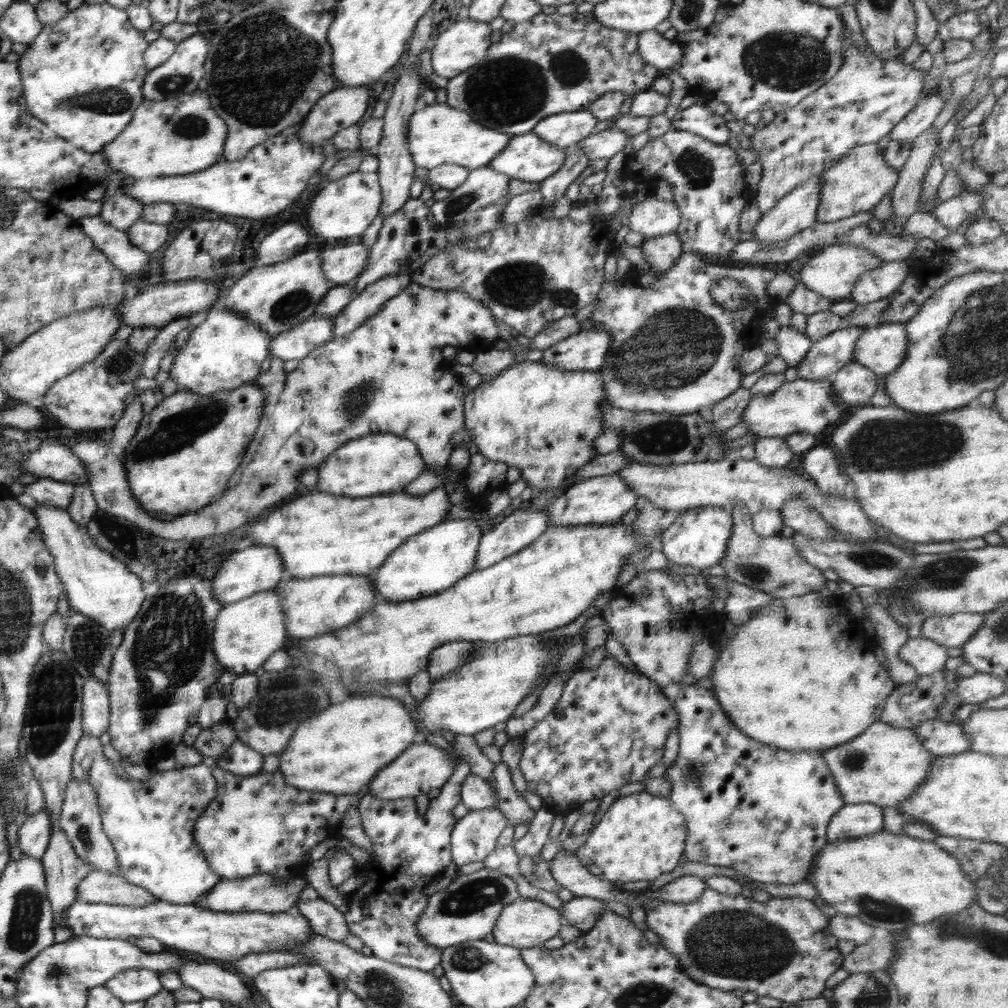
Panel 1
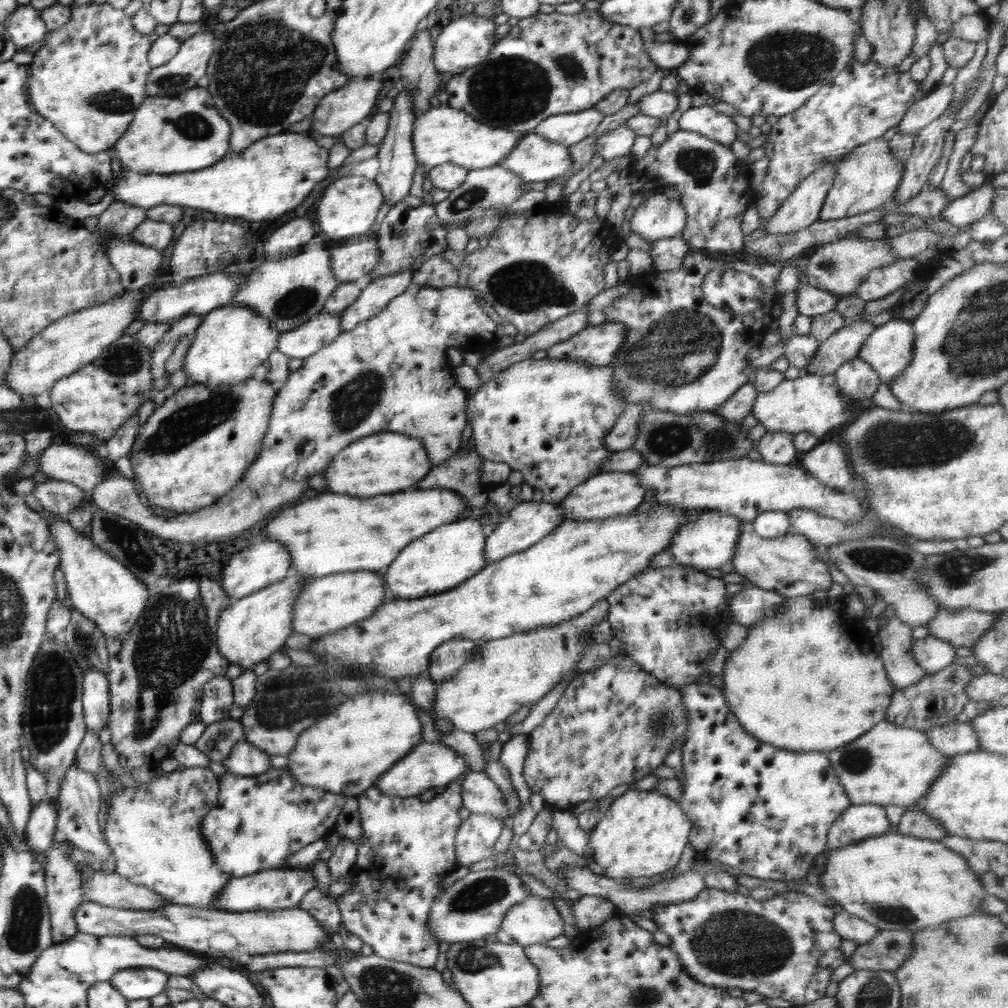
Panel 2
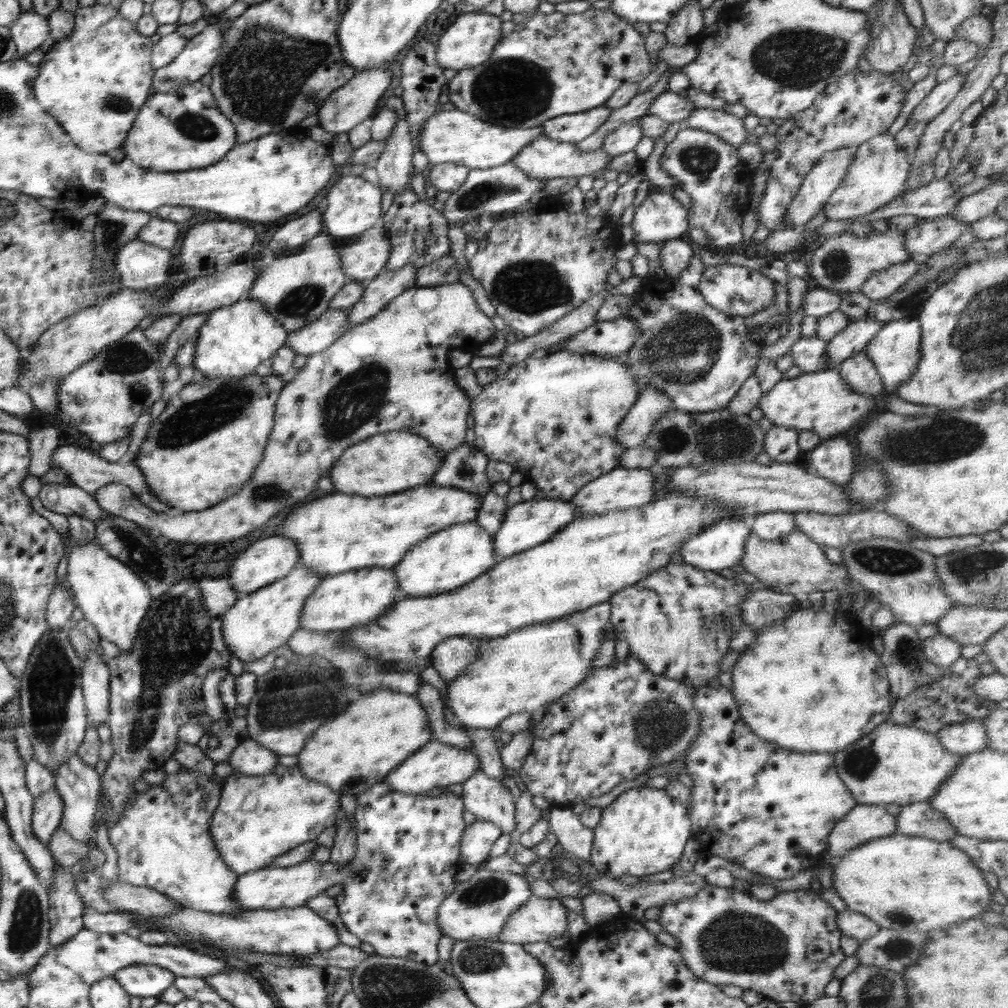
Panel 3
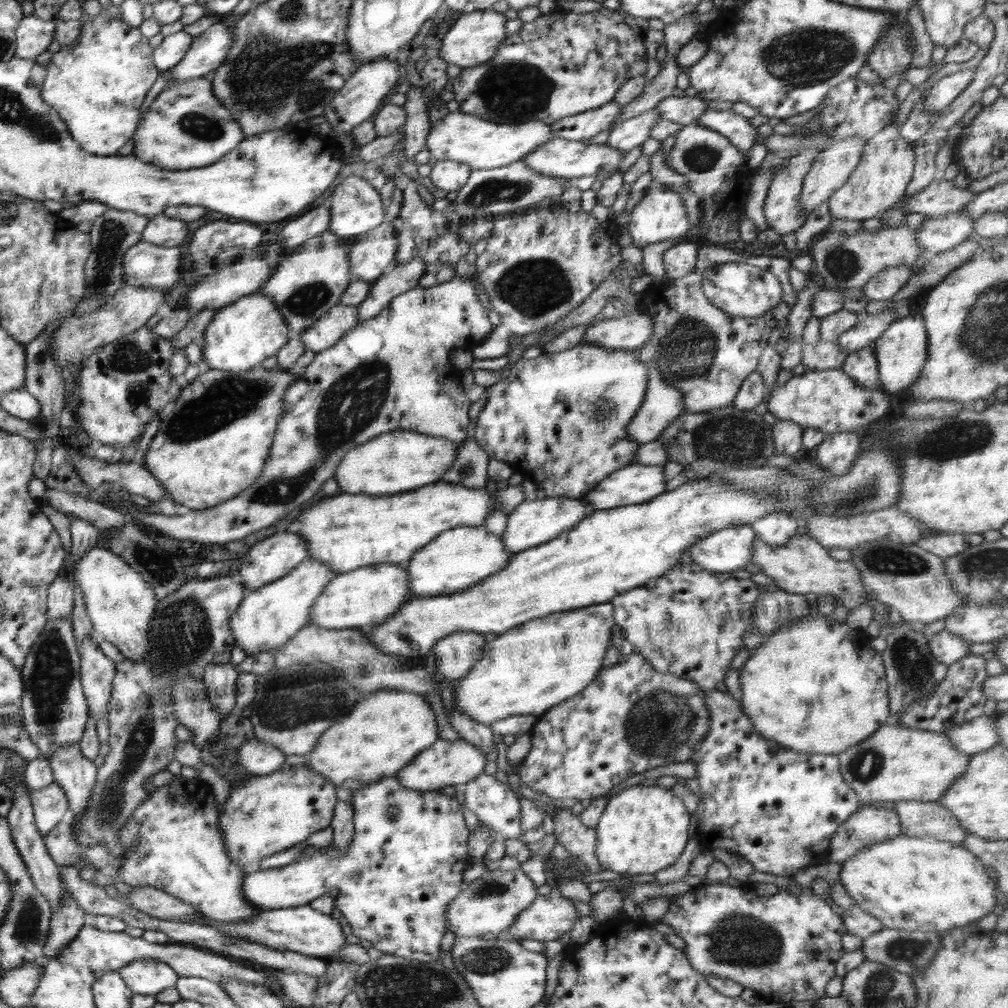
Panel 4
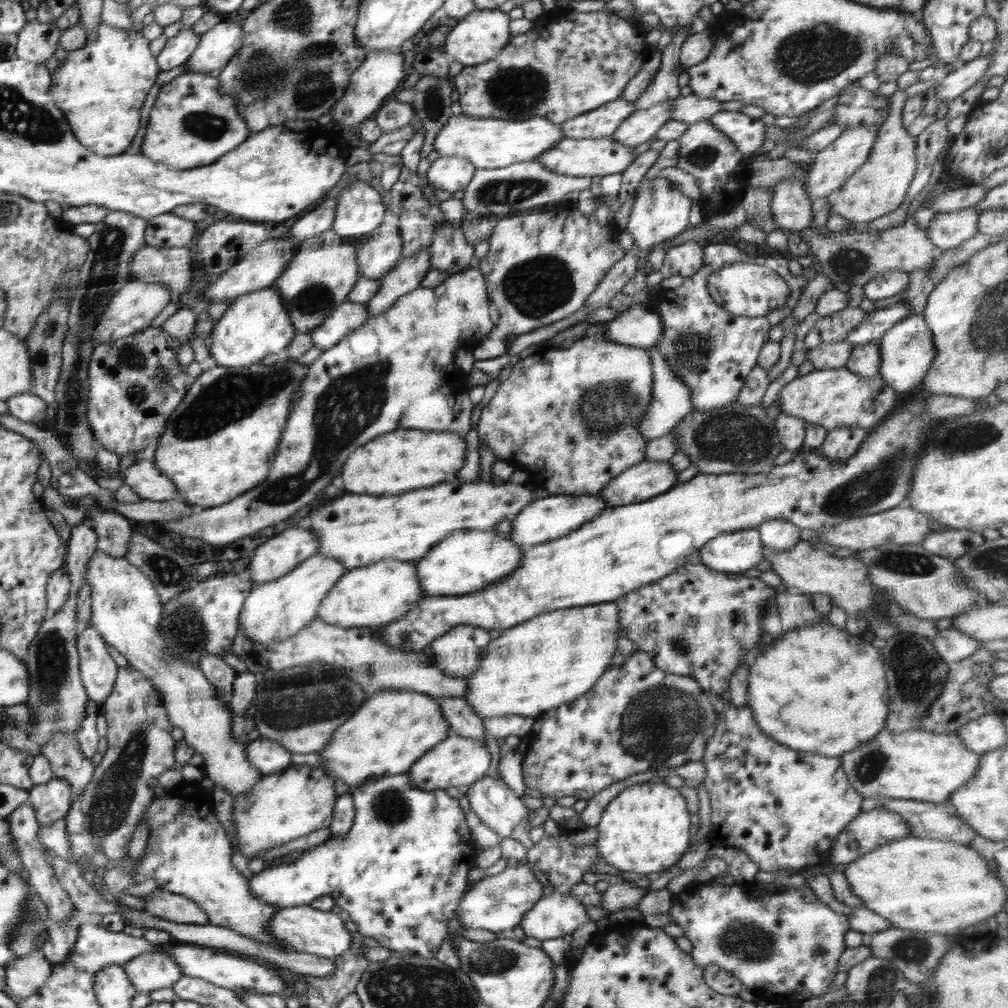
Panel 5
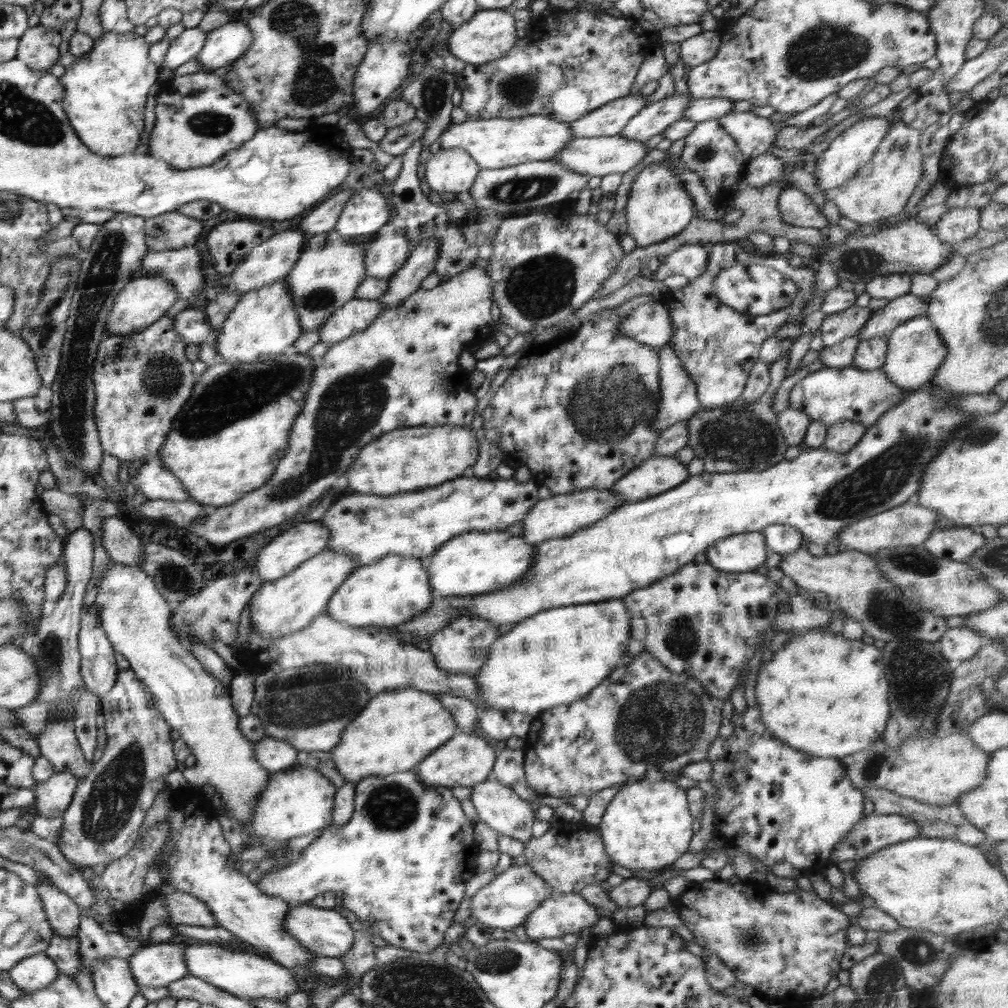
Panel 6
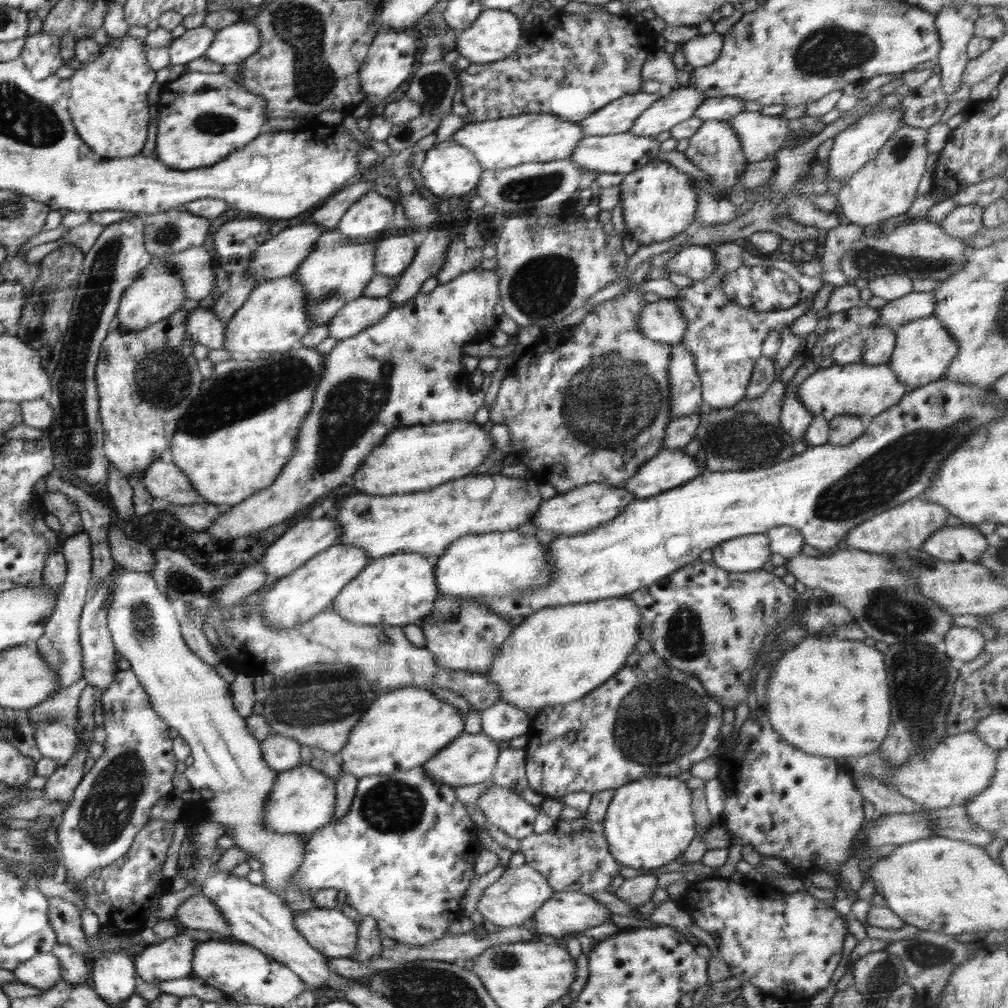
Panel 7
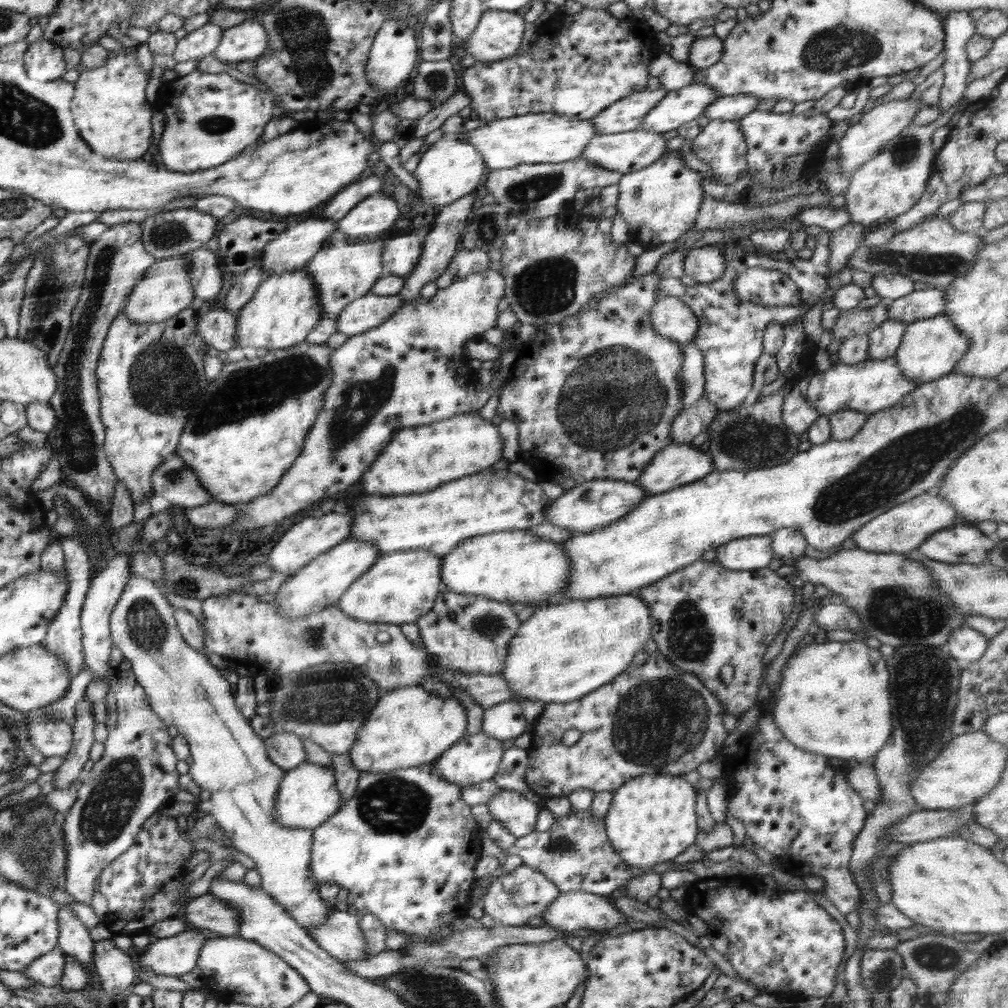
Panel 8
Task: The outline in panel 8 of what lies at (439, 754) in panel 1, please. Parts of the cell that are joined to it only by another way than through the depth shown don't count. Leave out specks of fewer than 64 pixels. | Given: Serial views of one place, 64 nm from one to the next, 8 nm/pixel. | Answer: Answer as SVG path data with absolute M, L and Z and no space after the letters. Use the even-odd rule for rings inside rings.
M482 731L469 733L440 754L432 765L444 779L463 787L494 778L504 751L501 740Z

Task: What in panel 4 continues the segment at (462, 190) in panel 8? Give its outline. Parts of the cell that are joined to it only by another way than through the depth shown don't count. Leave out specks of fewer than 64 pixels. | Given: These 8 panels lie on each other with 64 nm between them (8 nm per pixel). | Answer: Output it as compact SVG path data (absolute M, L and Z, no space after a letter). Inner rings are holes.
M446 159L436 161L432 166L429 177L434 186L437 186L440 190L447 193L460 191L460 188L466 184L471 169L469 164Z

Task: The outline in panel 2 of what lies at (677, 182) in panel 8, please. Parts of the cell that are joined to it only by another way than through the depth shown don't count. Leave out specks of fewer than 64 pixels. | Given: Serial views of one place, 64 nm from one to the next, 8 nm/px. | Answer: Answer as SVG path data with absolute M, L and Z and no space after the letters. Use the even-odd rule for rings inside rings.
M650 190L638 205L630 220L630 232L648 241L678 237L686 226L686 211L676 200L670 200L659 190Z

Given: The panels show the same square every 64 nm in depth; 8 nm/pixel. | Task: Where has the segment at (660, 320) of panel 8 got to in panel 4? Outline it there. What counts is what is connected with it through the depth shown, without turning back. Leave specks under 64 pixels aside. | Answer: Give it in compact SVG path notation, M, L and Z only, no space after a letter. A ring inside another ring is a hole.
M630 311L620 318L602 319L590 325L580 343L596 343L602 347L636 349L646 344L654 334L650 315Z

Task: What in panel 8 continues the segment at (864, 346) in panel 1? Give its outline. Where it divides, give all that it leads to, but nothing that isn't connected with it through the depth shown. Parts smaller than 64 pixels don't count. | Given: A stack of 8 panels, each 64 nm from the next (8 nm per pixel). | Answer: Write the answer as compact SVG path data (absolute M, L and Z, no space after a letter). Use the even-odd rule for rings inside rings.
M936 315L908 323L906 334L893 356L896 357L896 364L901 368L902 375L912 379L917 387L954 370L958 360L968 352L968 346L970 339L962 331L958 331L948 315Z

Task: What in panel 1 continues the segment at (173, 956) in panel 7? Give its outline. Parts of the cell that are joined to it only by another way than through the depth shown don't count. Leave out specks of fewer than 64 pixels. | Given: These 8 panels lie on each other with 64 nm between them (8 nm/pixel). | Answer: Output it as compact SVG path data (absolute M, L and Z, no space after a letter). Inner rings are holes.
M147 968L120 971L114 978L107 980L104 985L124 1002L146 1000L154 994L158 994L163 988L158 971Z

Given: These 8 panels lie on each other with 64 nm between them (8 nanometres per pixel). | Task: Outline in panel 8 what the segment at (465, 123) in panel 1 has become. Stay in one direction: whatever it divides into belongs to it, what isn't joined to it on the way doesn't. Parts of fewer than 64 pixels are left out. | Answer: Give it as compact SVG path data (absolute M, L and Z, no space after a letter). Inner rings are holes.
M550 111L490 121L466 132L464 141L478 149L488 170L494 170L518 164L566 162L580 158L582 150L598 135L600 131L590 119L570 118Z

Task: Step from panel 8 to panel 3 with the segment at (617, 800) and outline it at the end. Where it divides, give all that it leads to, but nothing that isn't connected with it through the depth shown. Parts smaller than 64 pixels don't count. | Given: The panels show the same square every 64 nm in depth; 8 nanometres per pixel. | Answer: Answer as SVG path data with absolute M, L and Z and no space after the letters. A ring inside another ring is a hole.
M637 787L622 792L602 809L594 831L590 864L613 879L634 880L668 870L681 857L691 837L688 806L668 795L664 789Z

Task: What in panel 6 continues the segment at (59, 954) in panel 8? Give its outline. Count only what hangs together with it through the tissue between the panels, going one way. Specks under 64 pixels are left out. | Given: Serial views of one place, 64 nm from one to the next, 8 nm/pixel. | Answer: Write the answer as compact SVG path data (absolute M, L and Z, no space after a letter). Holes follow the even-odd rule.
M45 952L24 958L8 971L14 985L20 987L24 994L46 988L54 982L59 974L59 968Z

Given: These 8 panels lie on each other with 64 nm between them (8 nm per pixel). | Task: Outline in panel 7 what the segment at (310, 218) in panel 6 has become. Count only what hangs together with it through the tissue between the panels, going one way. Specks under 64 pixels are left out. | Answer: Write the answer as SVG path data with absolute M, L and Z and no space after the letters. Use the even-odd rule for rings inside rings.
M360 181L348 185L345 189L341 189L336 194L330 196L325 202L322 202L322 208L318 208L312 216L310 223L316 223L324 230L332 230L337 228L338 222L342 215L352 204L355 204L362 196L368 195L371 191L375 191L374 182Z

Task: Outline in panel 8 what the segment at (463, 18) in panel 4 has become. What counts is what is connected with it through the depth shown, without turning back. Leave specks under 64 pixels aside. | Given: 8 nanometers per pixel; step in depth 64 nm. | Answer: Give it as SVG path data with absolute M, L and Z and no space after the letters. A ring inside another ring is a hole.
M484 11L472 36L464 42L476 61L492 62L515 56L524 36L524 17L517 12Z

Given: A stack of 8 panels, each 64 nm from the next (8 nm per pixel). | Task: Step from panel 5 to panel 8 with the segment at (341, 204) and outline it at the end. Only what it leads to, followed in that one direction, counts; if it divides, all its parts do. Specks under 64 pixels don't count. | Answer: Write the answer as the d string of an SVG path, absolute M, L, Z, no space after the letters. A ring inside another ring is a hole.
M375 194L352 208L338 221L340 232L350 239L377 240L386 237L386 231L397 226L400 210L391 196Z

